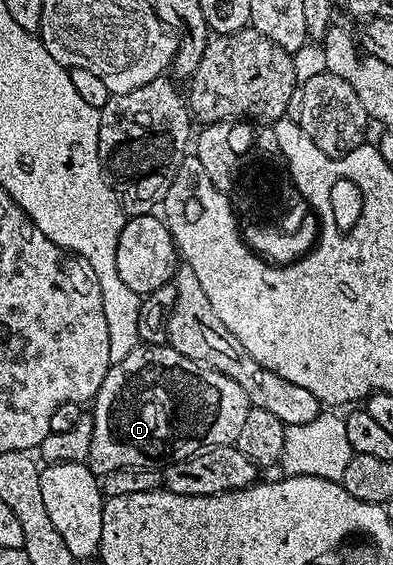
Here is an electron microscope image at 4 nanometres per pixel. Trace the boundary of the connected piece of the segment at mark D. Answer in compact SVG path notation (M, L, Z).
M139 344L134 347L132 352L128 352L128 356L124 356L124 360L113 363L110 371L104 376L104 384L100 384L98 395L92 399L93 406L92 448L90 449L88 465L91 472L99 476L108 472L116 472L120 468L132 468L133 466L154 468L159 464L184 461L186 458L199 454L212 446L233 446L237 443L240 436L240 428L244 424L244 416L248 416L251 407L248 396L244 396L244 388L240 388L240 384L236 384L236 380L232 380L228 376L224 376L220 372L213 370L210 366L200 364L196 360L188 360L188 356L180 356L180 352L176 352L168 344Z

